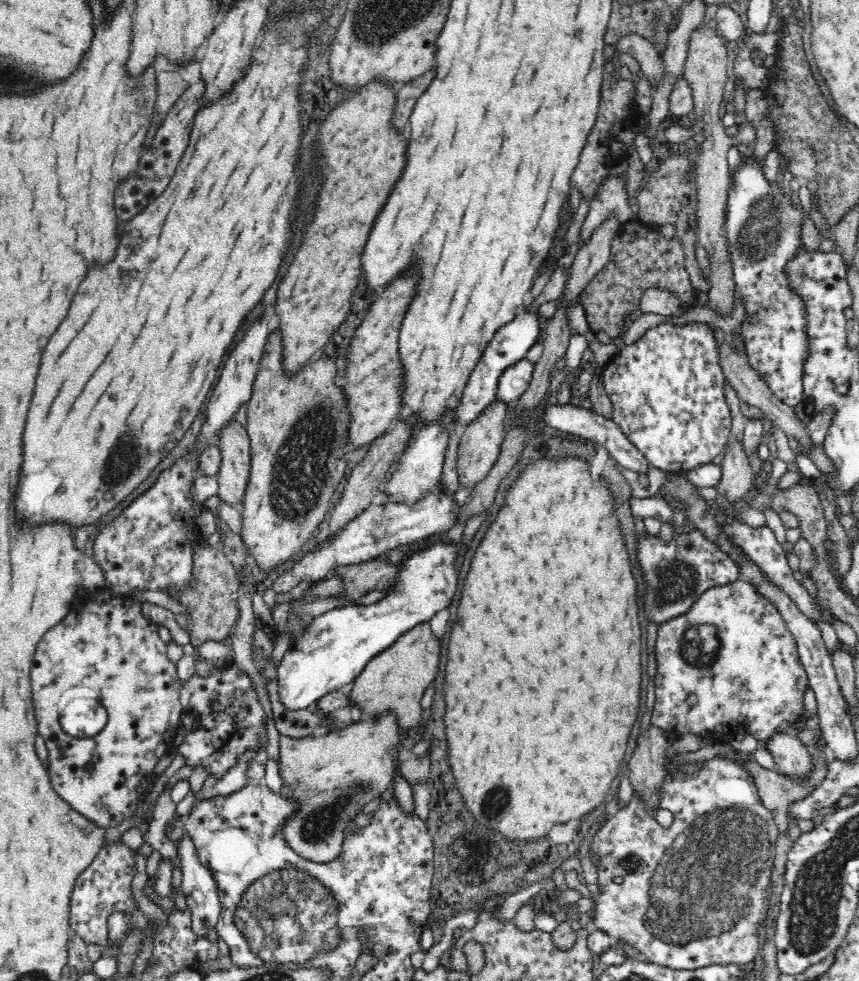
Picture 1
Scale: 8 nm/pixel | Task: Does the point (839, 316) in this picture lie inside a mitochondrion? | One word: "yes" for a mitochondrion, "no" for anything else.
no

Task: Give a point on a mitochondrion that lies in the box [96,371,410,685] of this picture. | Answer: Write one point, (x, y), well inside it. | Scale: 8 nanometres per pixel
(303, 465)

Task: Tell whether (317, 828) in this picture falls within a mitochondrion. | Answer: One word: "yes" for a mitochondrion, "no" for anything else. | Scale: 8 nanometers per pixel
yes

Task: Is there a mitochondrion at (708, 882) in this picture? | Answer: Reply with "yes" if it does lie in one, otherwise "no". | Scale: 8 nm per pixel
yes

